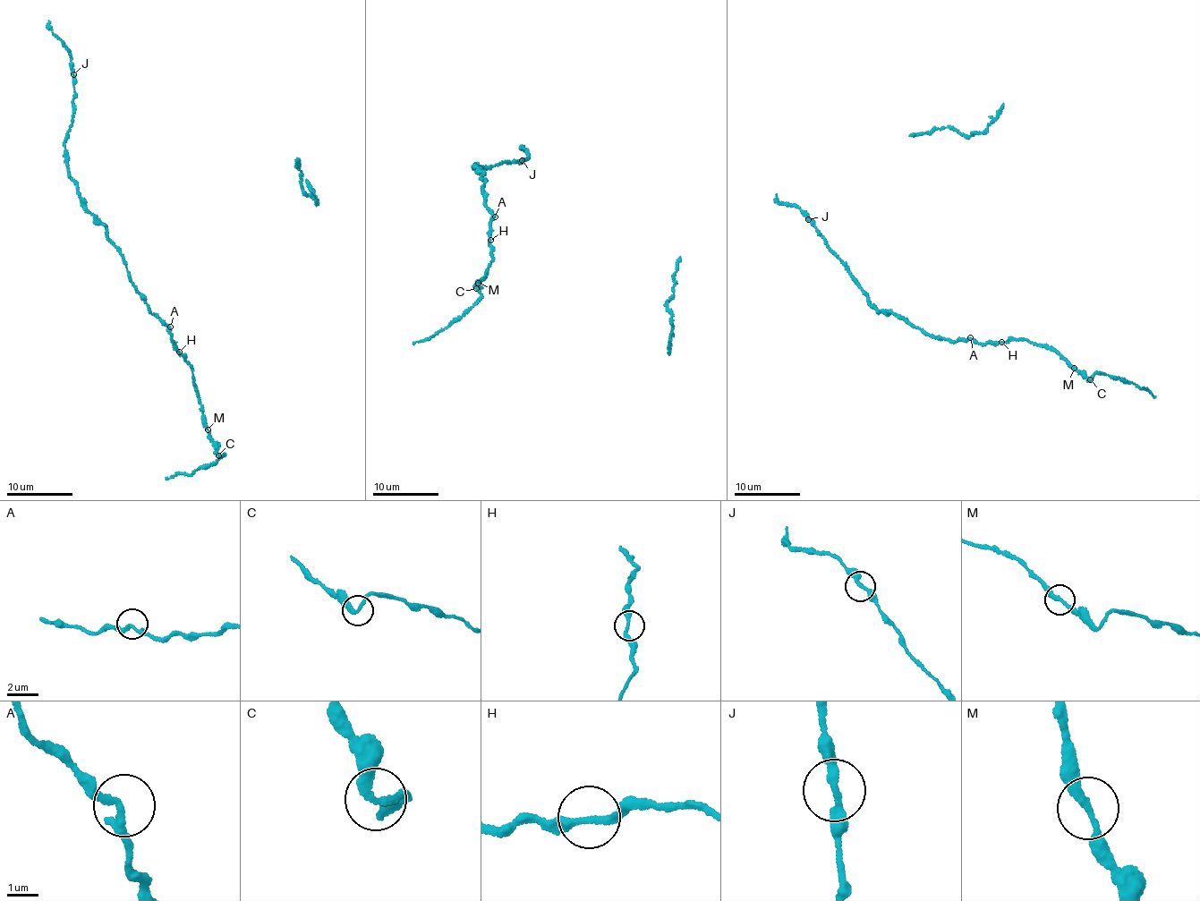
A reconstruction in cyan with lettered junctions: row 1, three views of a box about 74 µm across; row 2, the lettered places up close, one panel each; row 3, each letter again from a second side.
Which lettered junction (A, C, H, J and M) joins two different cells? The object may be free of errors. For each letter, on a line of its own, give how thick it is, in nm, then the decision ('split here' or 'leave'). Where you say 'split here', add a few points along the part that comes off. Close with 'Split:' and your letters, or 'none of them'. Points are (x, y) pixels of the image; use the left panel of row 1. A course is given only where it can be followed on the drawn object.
A: 220 nm | leave
C: 240 nm | leave
H: 240 nm | leave
J: 260 nm | leave
M: 220 nm | leave
Split: none of them

